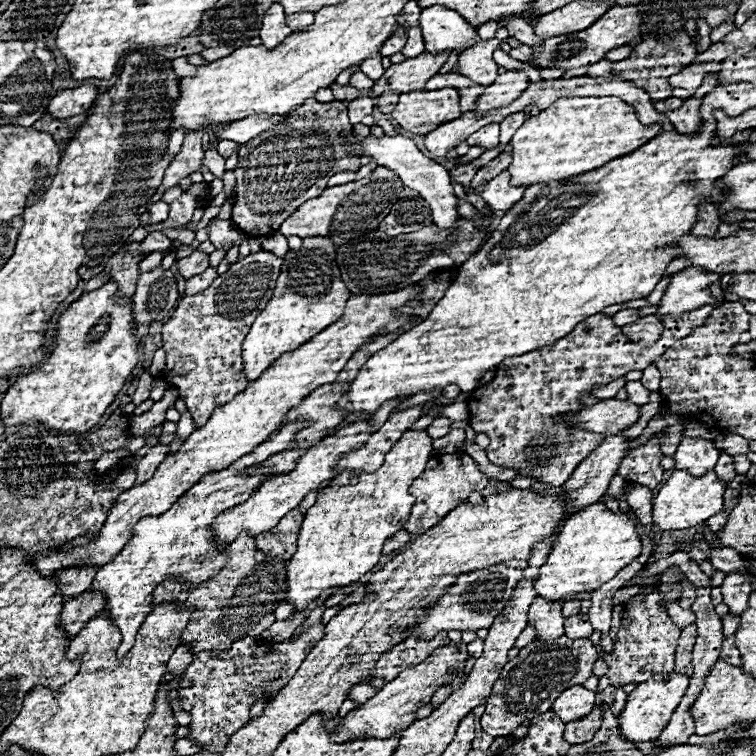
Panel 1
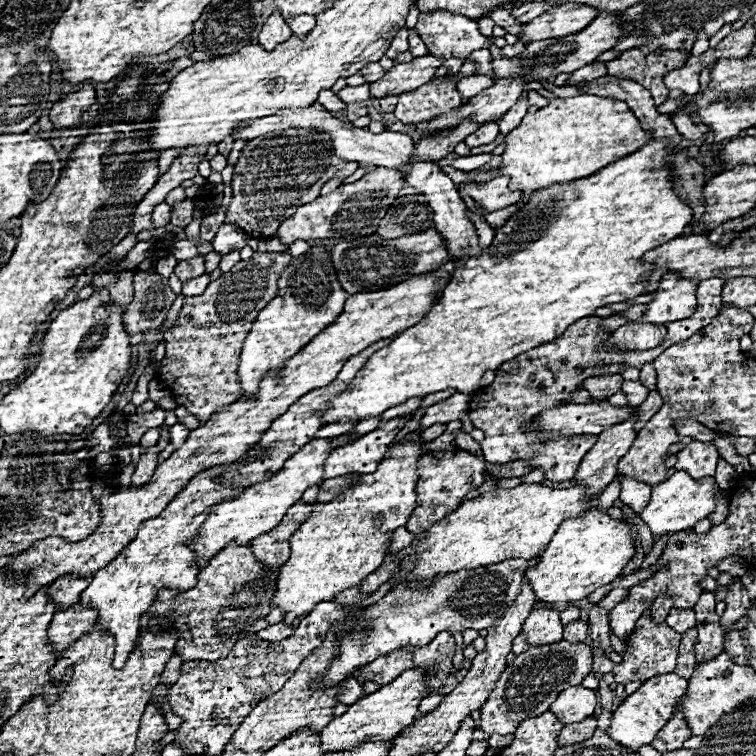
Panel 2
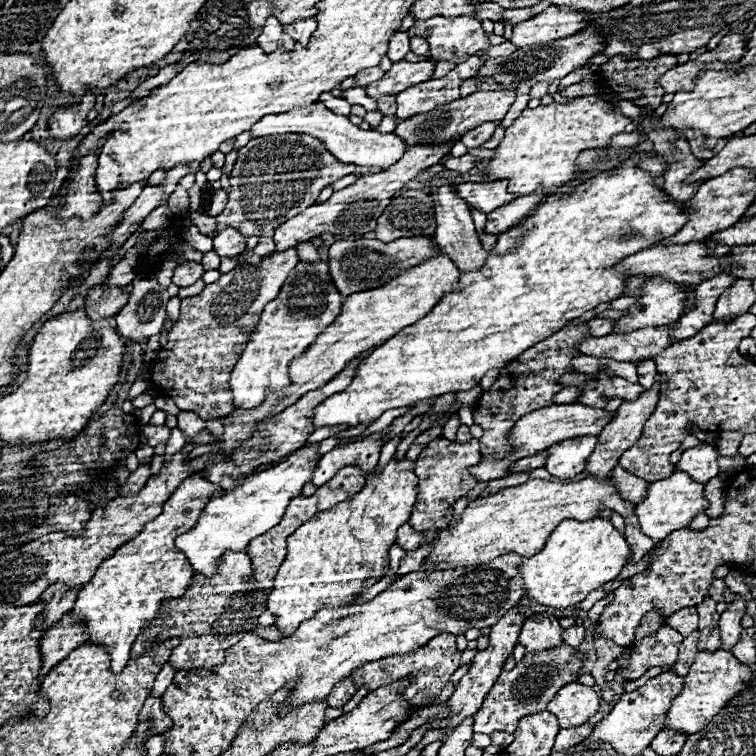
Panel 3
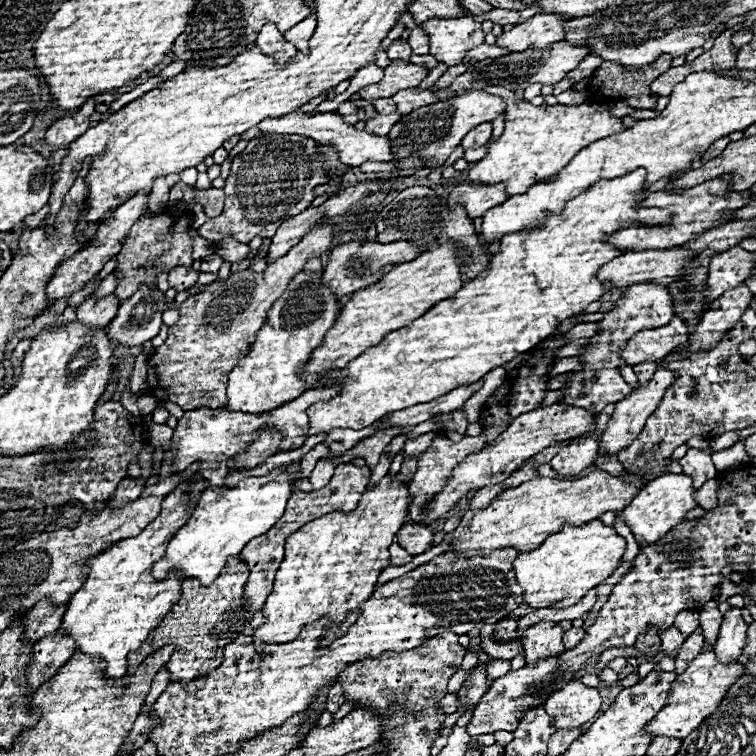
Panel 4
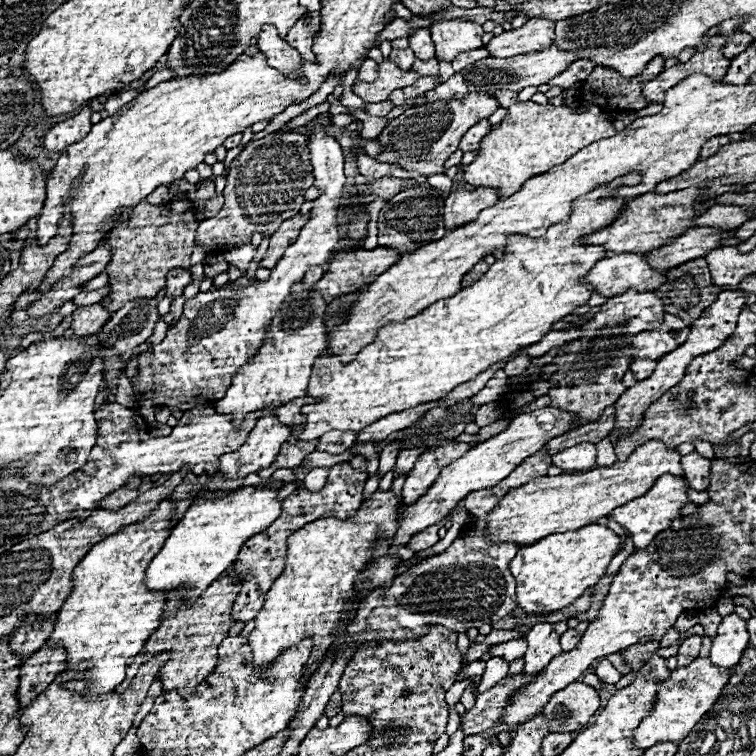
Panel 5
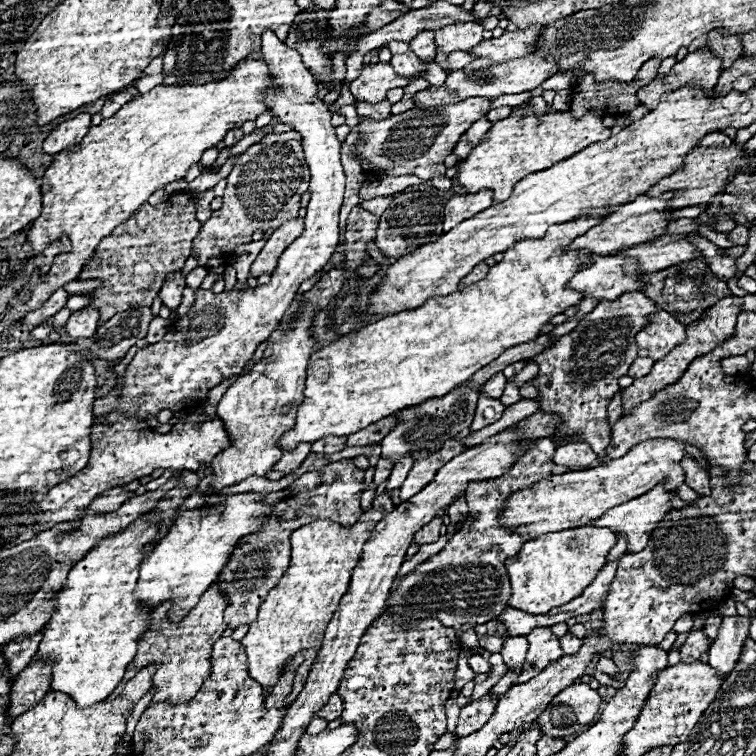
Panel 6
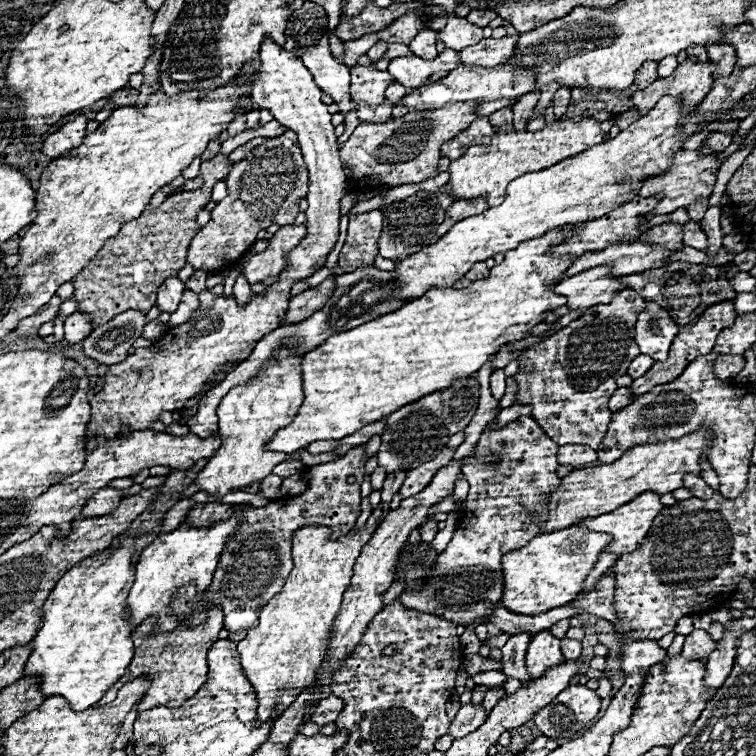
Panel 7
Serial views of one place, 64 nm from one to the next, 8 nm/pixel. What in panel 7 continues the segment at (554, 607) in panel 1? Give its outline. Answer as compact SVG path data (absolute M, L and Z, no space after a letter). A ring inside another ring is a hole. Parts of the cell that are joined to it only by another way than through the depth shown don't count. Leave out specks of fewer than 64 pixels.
M542 630L530 638L528 654L526 654L526 668L530 678L542 676L548 668L558 666L564 662L560 652L560 640L550 634L550 630Z

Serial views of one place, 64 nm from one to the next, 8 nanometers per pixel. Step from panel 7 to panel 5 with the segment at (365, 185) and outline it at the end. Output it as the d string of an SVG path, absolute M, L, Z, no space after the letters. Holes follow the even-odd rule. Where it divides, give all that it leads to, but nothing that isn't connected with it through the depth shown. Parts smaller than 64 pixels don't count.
M474 92L474 96L464 96L462 100L444 100L438 104L410 108L402 116L394 118L378 136L384 152L376 160L400 164L404 170L414 170L424 176L444 172L444 162L452 152L458 150L466 130L480 120L488 120L498 108L500 102L494 96L478 96L478 92Z

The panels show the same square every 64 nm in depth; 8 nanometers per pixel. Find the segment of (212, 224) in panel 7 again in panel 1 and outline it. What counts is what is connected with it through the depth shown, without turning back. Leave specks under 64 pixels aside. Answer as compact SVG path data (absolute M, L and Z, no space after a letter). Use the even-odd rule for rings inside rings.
M306 100L302 108L288 112L286 120L278 124L278 128L270 128L270 132L262 132L262 136L250 140L250 144L242 144L238 150L238 166L234 170L236 196L232 206L232 220L252 236L264 236L276 232L282 220L286 220L286 216L292 216L300 204L322 194L322 190L328 186L330 176L344 170L360 168L360 156L346 154L346 150L342 148L344 140L340 136L342 134L350 136L350 132L352 132L352 124L348 122L348 108L340 104L340 100L326 102L326 104Z

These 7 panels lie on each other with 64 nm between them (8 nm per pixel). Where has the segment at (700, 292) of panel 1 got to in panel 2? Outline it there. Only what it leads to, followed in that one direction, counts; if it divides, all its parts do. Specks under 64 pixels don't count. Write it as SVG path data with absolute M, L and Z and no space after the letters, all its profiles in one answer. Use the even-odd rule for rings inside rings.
M666 274L658 282L656 298L650 304L646 304L648 312L640 320L654 324L684 320L698 306L696 290L698 284L694 284L694 280L678 280L678 276Z

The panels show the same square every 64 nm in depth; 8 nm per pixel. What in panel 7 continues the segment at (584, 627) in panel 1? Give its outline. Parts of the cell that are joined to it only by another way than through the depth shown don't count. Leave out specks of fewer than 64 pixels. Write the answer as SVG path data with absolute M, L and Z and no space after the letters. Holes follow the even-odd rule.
M562 638L560 646L562 646L562 654L564 654L566 660L576 660L580 656L580 652L582 652L582 644L578 640Z

